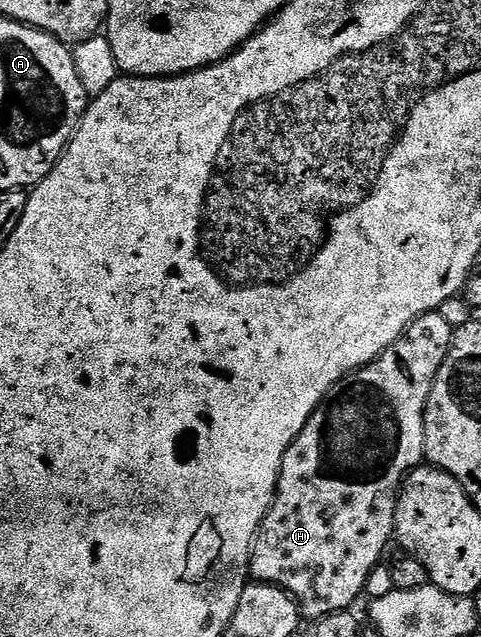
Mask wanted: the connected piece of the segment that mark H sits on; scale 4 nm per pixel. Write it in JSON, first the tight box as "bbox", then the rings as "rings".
{"bbox":[250,312,453,620],"rings":[[[444,312],[423,314],[421,318],[414,319],[408,325],[404,337],[396,341],[390,349],[382,351],[373,362],[354,371],[353,374],[347,374],[342,381],[334,384],[334,388],[330,388],[330,392],[322,400],[322,404],[310,416],[306,428],[302,428],[302,432],[294,440],[294,444],[290,444],[290,448],[282,460],[282,472],[276,485],[276,495],[272,501],[272,507],[269,508],[267,516],[262,520],[260,531],[256,533],[256,539],[252,541],[250,574],[257,582],[265,582],[286,591],[300,605],[301,615],[305,619],[319,620],[339,610],[355,607],[355,602],[362,598],[365,593],[372,570],[381,565],[383,558],[380,557],[383,556],[388,541],[391,543],[396,533],[396,500],[404,485],[404,480],[425,461],[424,409],[438,372],[452,347],[453,333],[453,323],[448,323],[448,318]]]}

